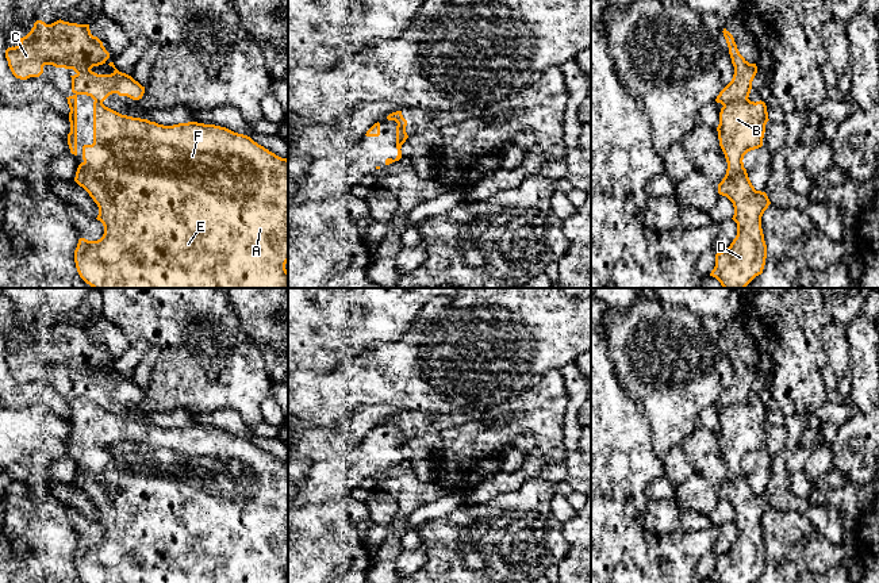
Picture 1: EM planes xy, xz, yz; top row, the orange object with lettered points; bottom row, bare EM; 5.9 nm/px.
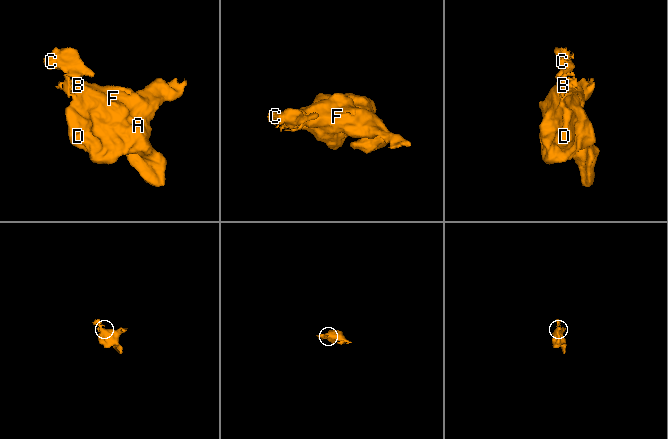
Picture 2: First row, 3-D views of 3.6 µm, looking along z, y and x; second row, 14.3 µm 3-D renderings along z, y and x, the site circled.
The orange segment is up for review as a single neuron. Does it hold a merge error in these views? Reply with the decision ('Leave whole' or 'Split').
Split

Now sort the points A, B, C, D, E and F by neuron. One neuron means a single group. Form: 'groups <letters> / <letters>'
groups A B D E F / C

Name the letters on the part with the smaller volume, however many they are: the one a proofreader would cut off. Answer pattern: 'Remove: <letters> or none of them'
Remove: C

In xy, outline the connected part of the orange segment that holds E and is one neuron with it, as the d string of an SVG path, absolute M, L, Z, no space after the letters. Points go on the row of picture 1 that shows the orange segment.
M93 101L93 143L82 146L82 162L78 165L74 181L82 187L99 207L97 220L104 226L104 234L97 241L80 238L74 250L74 262L80 277L92 288L288 288L288 160L276 156L250 137L234 133L226 127L197 122L164 126L147 119L122 115L103 103Z

